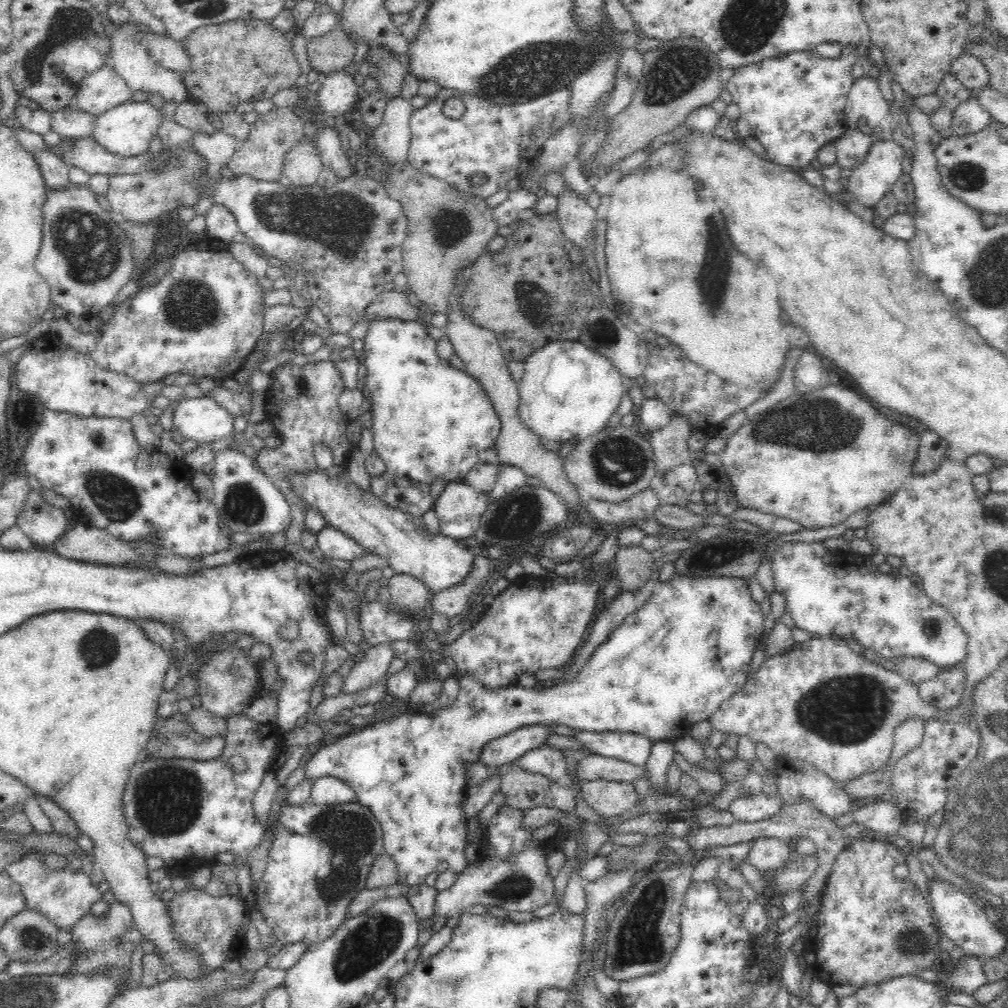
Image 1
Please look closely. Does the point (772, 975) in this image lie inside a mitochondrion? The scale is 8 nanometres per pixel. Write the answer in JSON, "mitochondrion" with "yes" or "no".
{"mitochondrion":"no"}

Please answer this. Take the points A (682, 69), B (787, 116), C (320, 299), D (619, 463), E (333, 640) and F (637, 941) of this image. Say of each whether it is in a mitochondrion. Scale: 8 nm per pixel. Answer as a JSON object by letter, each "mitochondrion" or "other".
{"A":"mitochondrion","B":"other","C":"other","D":"mitochondrion","E":"other","F":"mitochondrion"}

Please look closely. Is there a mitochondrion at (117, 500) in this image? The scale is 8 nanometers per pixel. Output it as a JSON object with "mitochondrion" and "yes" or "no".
{"mitochondrion":"yes"}

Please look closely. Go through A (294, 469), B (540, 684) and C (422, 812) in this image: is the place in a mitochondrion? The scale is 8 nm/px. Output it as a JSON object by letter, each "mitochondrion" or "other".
{"A":"other","B":"other","C":"other"}

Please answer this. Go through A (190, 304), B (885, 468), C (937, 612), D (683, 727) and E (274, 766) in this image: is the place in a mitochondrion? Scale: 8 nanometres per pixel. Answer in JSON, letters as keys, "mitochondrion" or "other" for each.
{"A":"mitochondrion","B":"other","C":"other","D":"other","E":"other"}

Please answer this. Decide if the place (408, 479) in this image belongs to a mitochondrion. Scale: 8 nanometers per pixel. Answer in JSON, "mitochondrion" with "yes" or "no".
{"mitochondrion":"no"}

